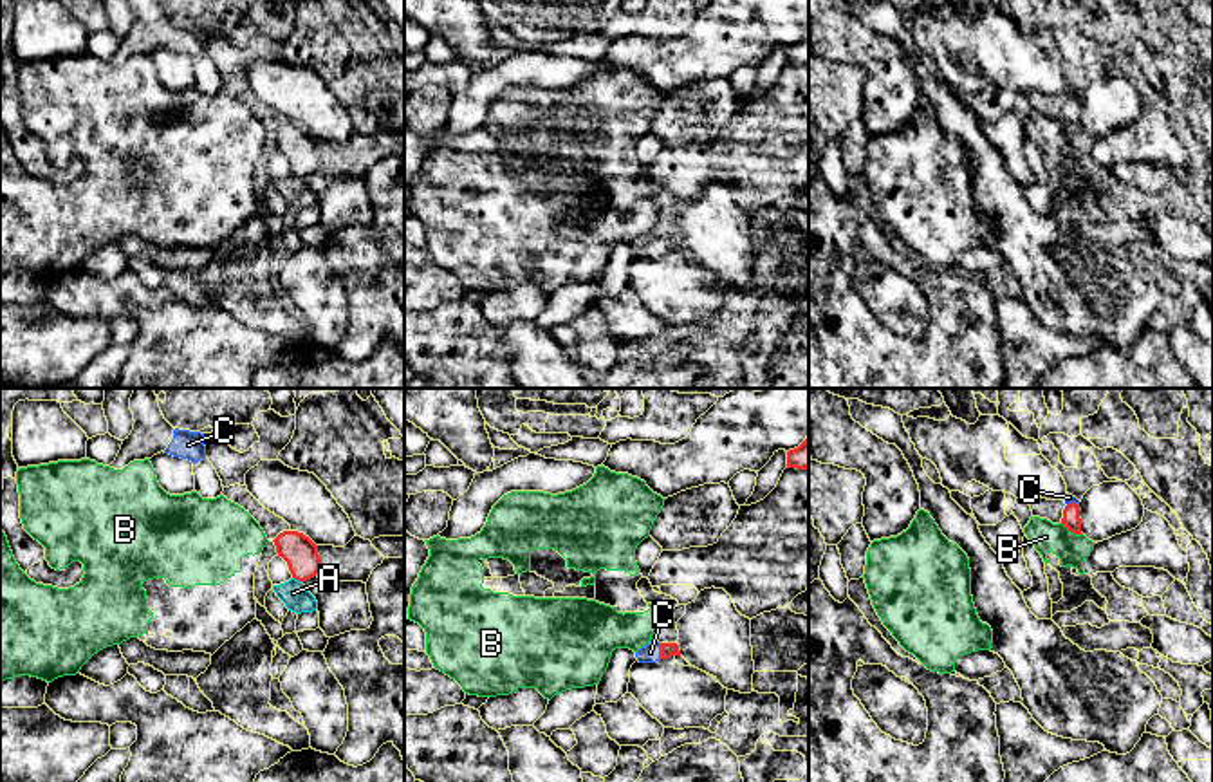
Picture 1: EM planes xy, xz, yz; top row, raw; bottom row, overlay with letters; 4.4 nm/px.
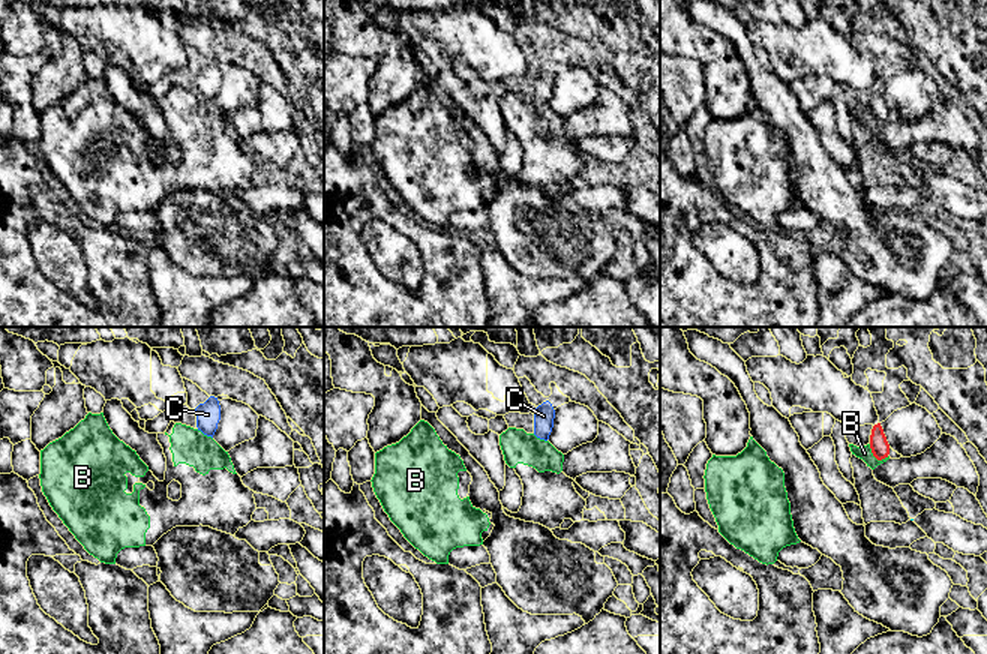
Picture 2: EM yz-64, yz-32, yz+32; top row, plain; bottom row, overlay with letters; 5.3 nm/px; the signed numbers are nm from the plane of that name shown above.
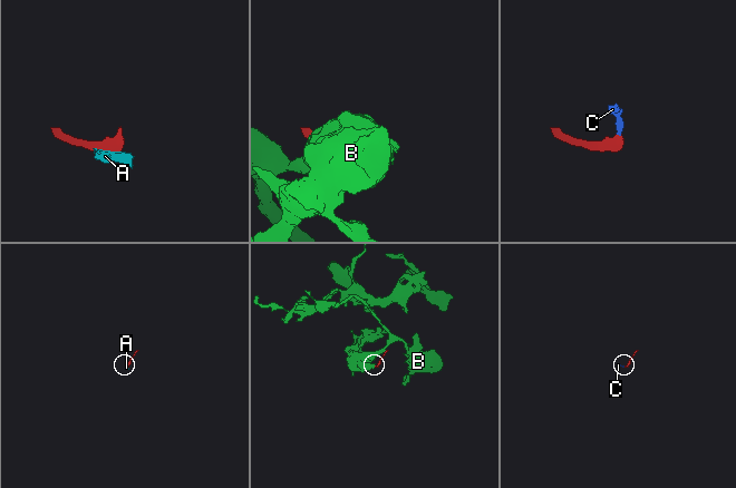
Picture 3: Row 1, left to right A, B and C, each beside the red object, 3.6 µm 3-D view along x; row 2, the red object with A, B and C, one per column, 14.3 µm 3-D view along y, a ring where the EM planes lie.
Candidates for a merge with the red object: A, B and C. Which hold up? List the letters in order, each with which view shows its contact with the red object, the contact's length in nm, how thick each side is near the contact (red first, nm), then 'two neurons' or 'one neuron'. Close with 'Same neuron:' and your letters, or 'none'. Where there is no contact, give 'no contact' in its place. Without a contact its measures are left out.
A: meets red in xy; contact 50 nm long; 150 nm thick on the red side, 120 nm on the other; two neurons
B: meets red in yz; contact 120 nm long; 80 nm thick on the red side, 140 nm on the other; two neurons
C: meets red in xz; contact 70 nm long; 60 nm thick on the red side, 90 nm on the other; one neuron
Same neuron: C

